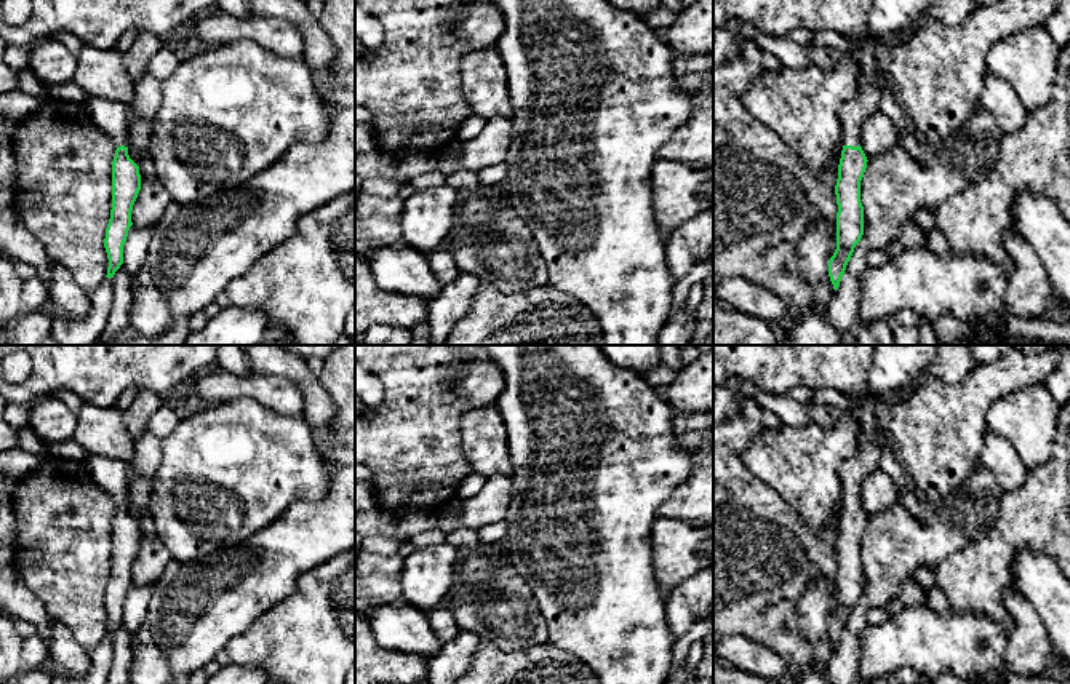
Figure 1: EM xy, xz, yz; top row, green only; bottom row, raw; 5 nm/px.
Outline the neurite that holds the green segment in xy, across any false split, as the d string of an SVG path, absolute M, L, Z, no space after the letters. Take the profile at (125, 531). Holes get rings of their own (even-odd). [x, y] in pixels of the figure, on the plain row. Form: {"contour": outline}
{"contour": "M86 454L83 463L117 507L112 519L112 567L104 596L109 617L106 634L112 636L123 622L123 602L133 583L131 569L141 548L141 532L128 513L126 463L99 454Z"}

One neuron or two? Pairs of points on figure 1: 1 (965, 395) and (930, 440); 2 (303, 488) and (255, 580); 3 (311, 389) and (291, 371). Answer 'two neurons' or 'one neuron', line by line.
1: one neuron
2: two neurons
3: one neuron

